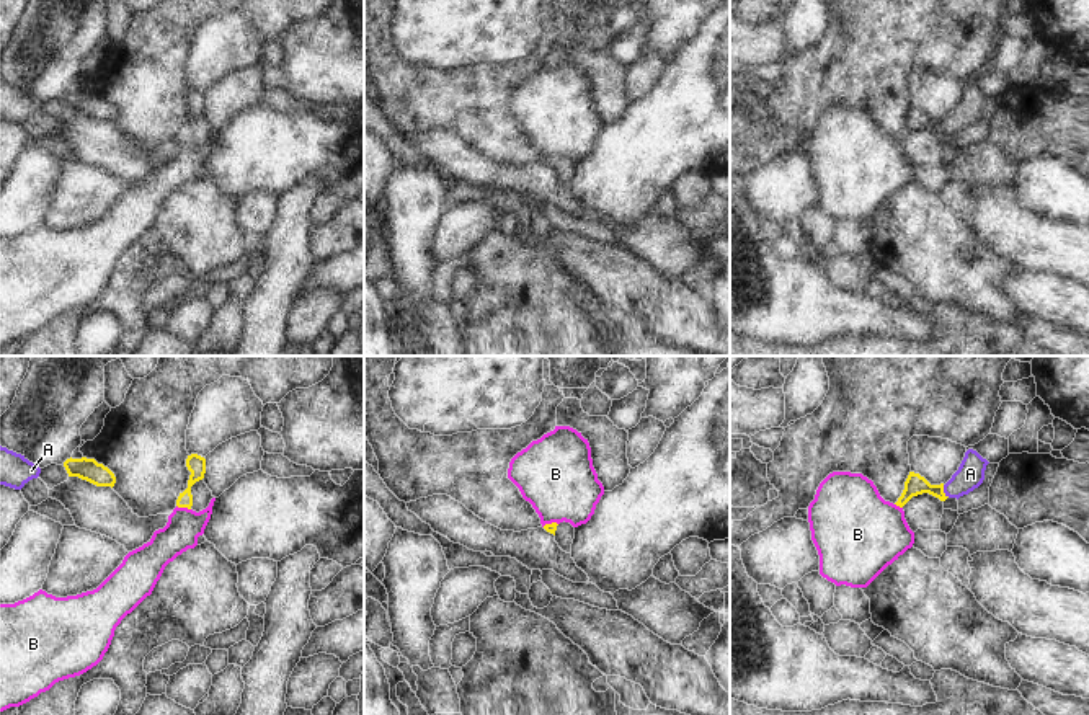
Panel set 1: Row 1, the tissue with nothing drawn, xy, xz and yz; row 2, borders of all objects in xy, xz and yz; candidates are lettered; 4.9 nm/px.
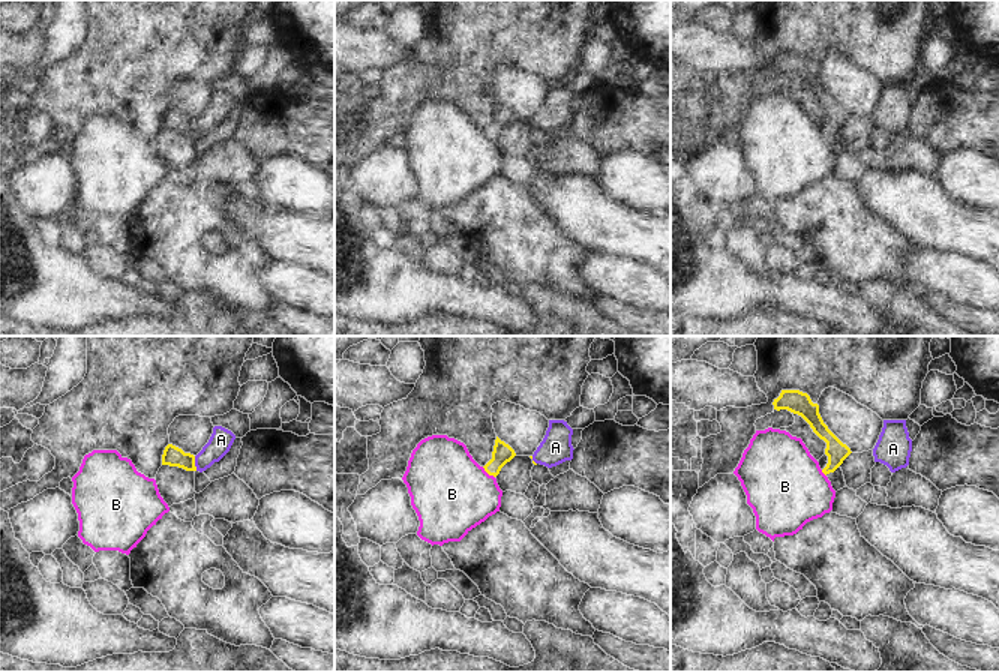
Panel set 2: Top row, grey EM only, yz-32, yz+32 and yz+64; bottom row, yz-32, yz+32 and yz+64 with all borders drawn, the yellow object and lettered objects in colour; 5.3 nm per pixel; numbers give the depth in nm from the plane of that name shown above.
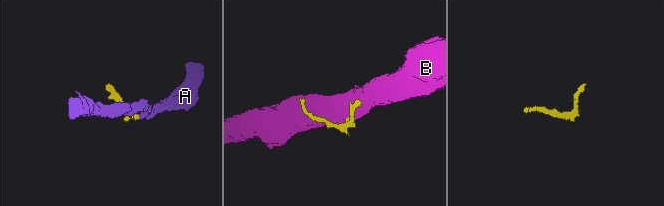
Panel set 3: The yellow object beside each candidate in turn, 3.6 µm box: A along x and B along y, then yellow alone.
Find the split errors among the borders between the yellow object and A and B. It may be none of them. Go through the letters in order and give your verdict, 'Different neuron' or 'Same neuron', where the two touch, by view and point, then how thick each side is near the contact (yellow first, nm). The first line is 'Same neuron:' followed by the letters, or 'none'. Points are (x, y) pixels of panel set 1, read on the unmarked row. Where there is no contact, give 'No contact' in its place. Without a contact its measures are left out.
Same neuron: A
A: Same neuron. Touches yellow at yz (942, 126). Thickness 100 nm (yellow) against 140 nm
B: Different neuron. Touches yellow at xy (183, 141). Thickness 90 nm (yellow) against 170 nm

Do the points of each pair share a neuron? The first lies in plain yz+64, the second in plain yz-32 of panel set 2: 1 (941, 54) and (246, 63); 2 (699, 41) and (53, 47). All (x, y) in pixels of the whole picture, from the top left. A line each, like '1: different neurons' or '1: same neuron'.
1: same neuron
2: different neurons

